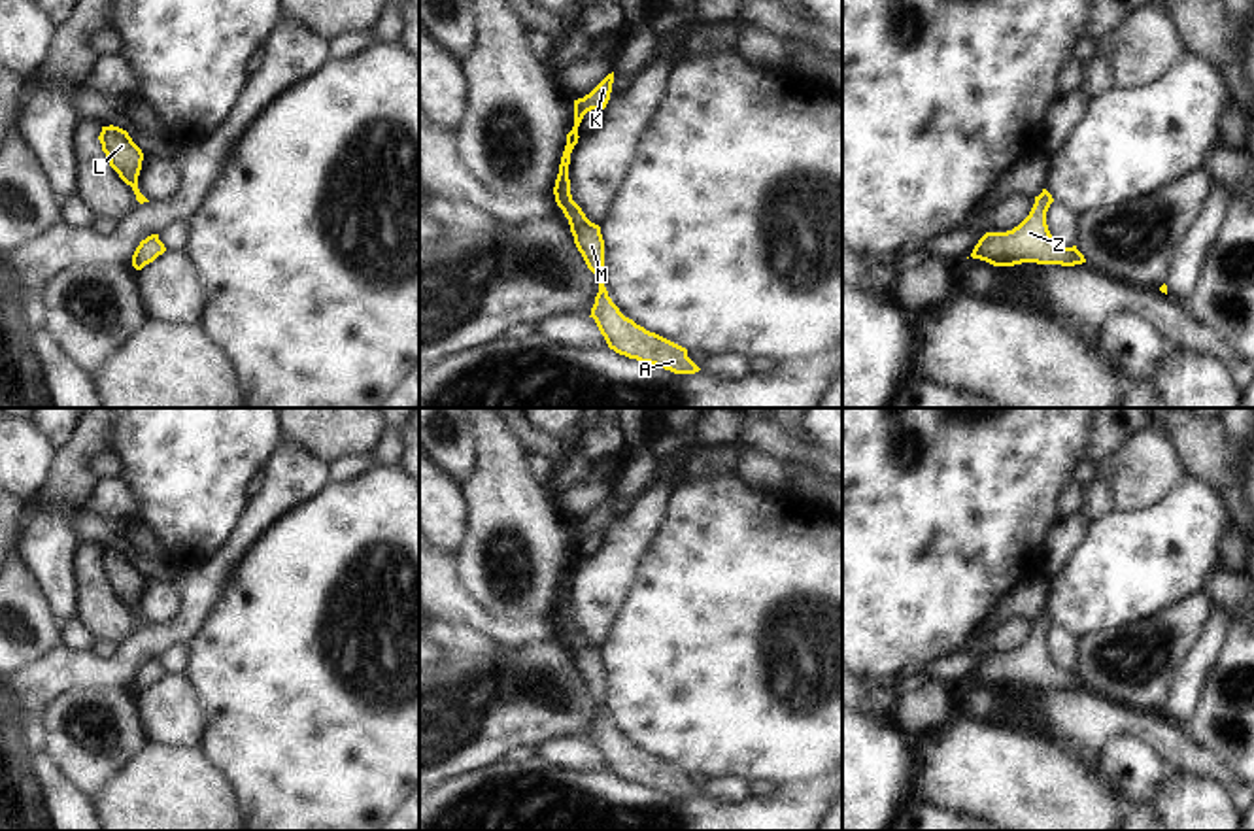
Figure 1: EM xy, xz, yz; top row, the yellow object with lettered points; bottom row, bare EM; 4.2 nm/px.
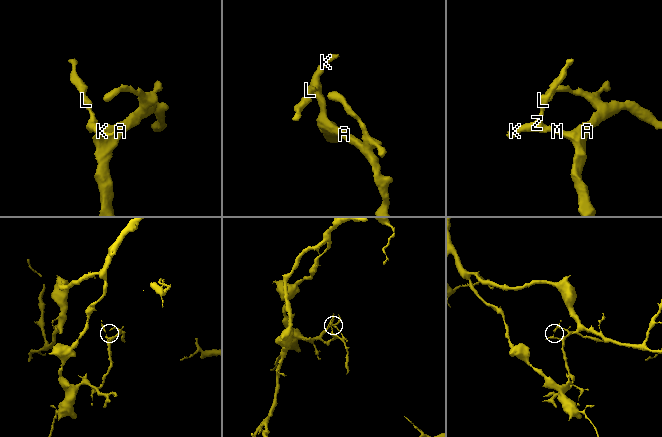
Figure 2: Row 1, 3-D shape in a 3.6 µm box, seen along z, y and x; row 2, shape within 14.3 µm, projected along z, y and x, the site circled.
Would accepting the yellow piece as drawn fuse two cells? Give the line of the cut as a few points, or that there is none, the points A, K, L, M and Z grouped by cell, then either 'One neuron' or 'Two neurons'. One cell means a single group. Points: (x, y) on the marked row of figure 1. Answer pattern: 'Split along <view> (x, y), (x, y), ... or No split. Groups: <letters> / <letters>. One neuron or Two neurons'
No split. Groups: A K L M Z. One neuron

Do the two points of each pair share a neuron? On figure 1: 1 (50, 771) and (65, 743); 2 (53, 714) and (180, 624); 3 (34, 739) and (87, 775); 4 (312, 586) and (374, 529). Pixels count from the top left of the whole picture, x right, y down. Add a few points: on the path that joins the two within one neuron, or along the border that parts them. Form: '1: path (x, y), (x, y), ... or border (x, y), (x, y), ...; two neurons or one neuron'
1: border (44, 752), (85, 794); two neurons
2: border (131, 688), (68, 686), (51, 699); two neurons
3: border (38, 716), (44, 728), (46, 750); two neurons
4: path (327, 575), (359, 542); one neuron

